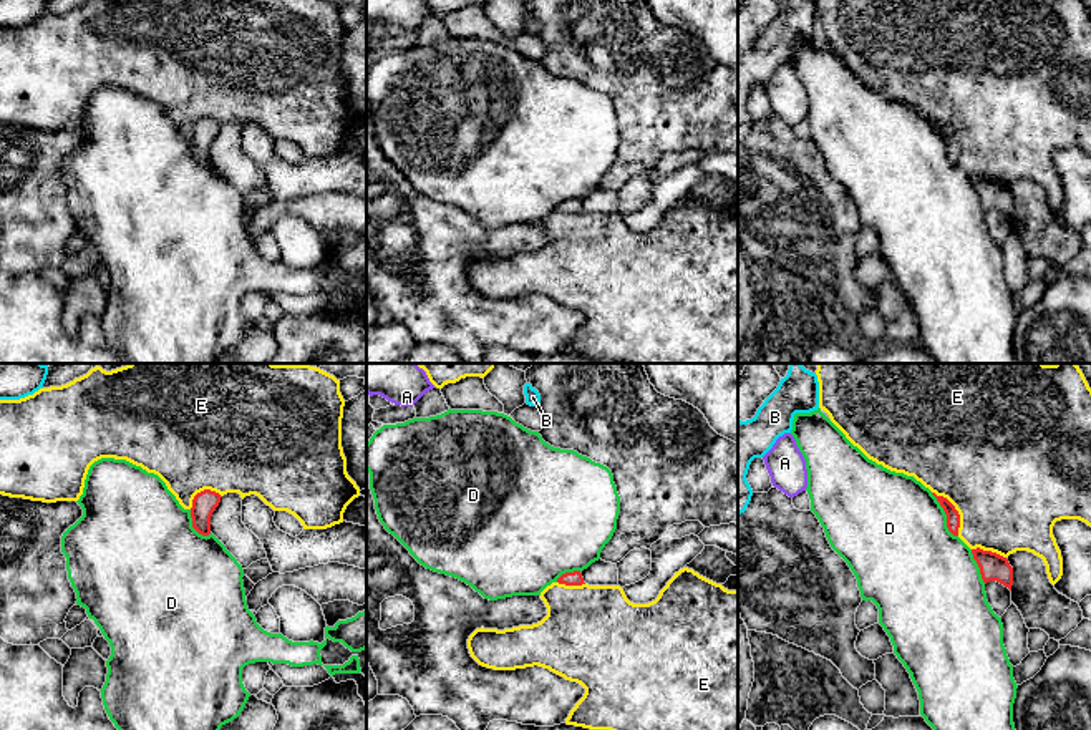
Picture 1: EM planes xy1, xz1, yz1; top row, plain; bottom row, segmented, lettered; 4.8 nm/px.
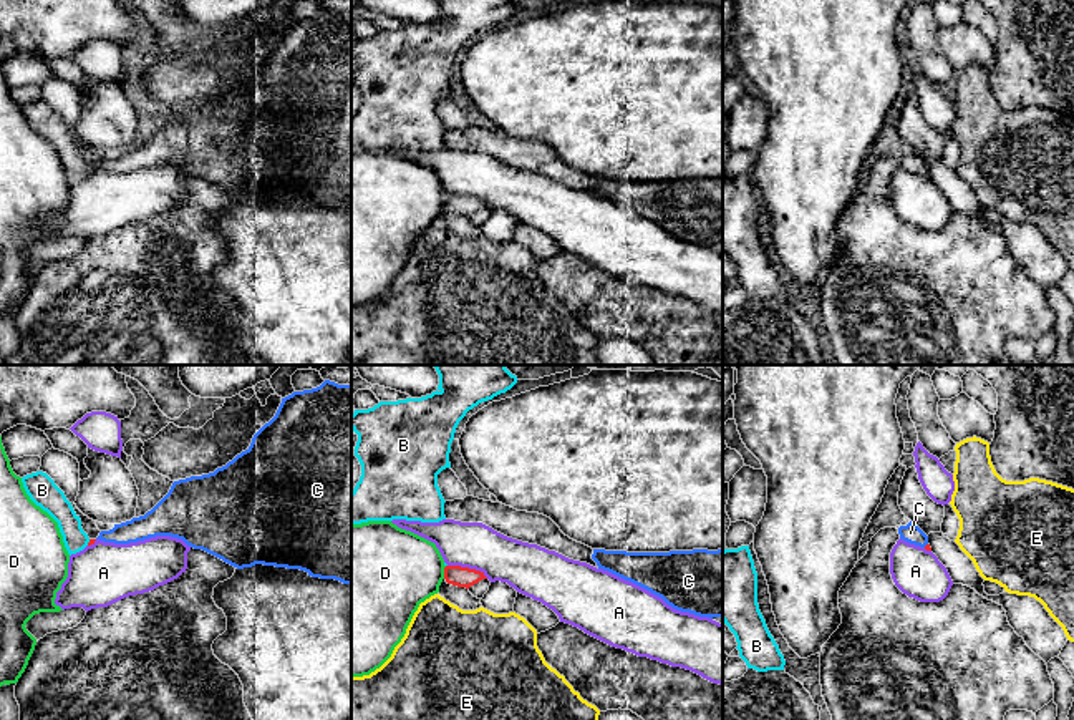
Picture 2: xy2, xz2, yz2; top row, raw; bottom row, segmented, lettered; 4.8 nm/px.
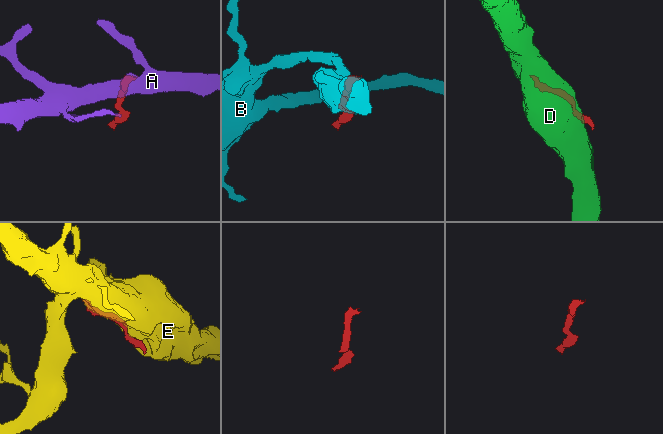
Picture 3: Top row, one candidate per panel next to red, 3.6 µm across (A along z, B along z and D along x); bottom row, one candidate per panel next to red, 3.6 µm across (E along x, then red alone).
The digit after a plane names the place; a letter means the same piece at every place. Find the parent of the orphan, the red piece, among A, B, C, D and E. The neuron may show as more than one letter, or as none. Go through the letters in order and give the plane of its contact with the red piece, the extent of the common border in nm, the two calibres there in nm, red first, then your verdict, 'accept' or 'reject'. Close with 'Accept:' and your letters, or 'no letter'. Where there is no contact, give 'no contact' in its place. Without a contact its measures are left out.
A: xz2 | 220 nm | 100/220 nm | reject
B: xy2 | 40 nm | 30/120 nm | reject
C: no contact | accept
D: yz1 | 260 nm | 60/480 nm | reject
E: yz1 | 260 nm | 60/500 nm | reject
Accept: C

